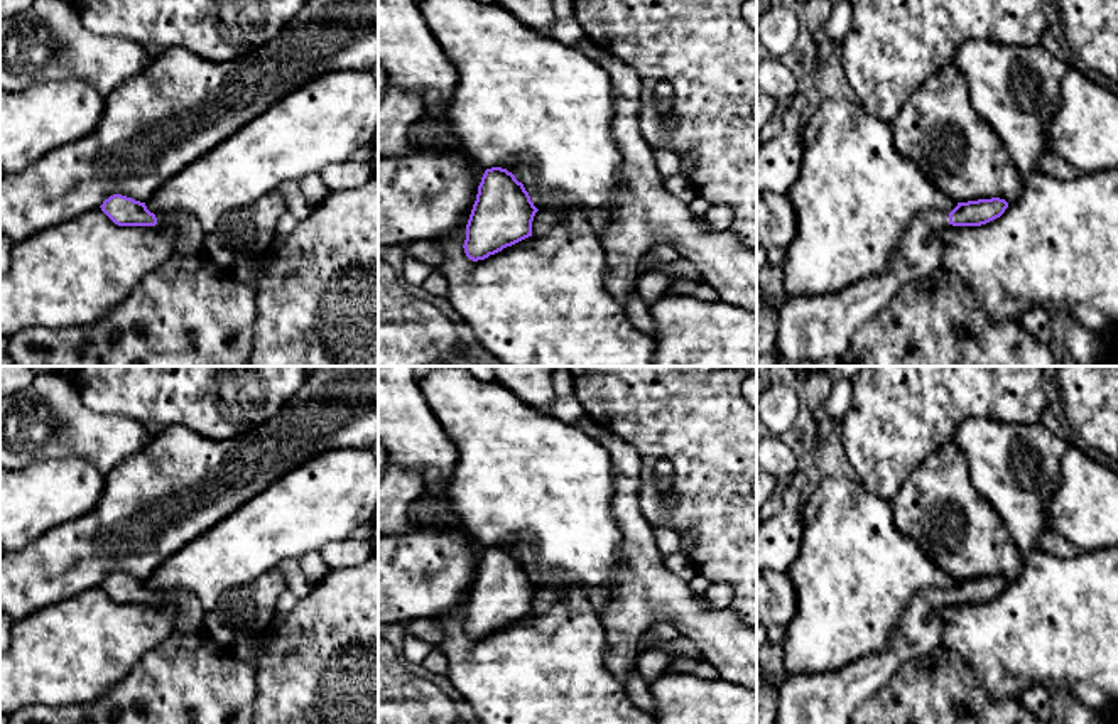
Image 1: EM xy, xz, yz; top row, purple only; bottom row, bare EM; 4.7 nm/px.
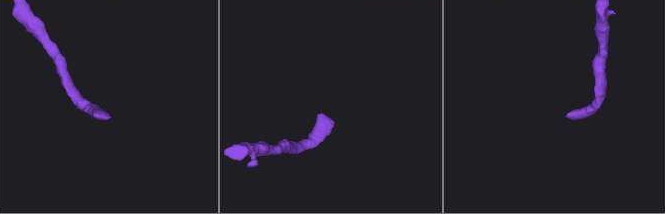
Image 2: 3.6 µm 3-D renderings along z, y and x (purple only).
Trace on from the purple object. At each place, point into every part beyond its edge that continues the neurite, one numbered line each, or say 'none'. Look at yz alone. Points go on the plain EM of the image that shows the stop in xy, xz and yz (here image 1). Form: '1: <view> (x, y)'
1: yz (830, 697)

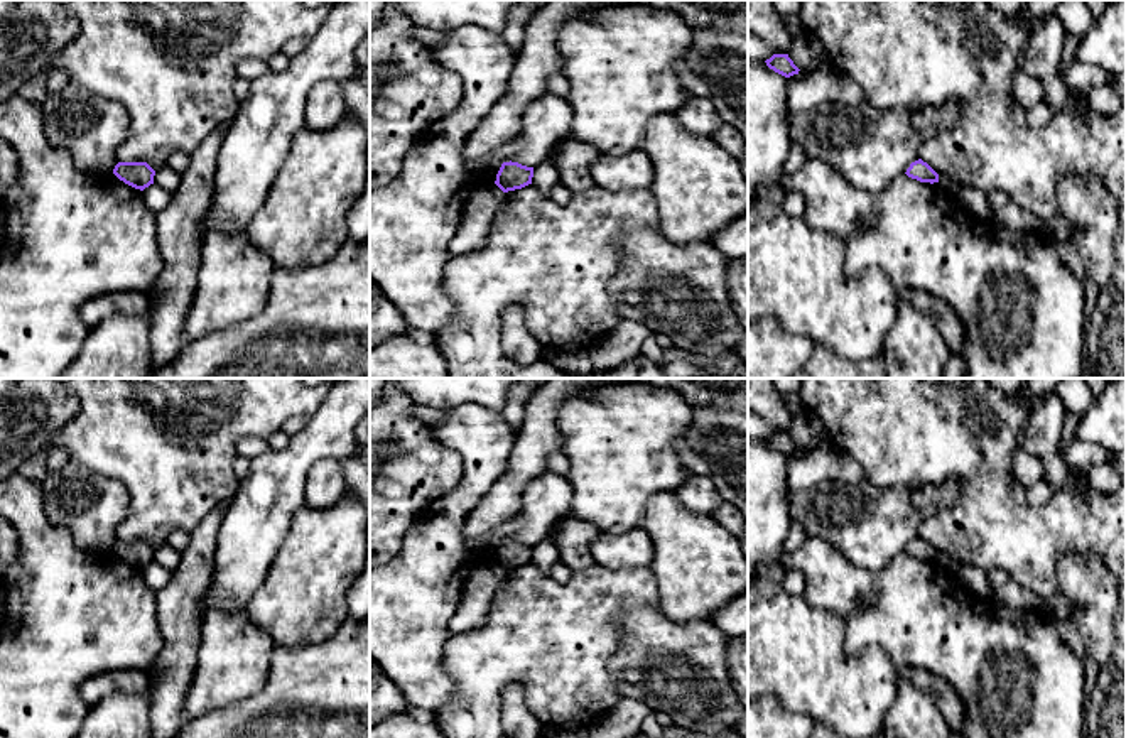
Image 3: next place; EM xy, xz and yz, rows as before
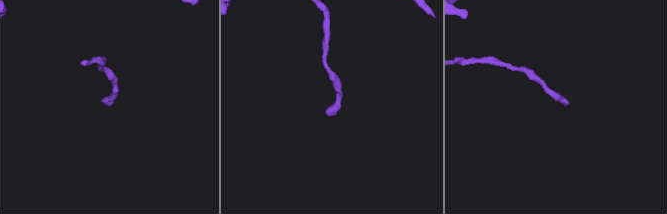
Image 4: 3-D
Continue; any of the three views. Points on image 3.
none

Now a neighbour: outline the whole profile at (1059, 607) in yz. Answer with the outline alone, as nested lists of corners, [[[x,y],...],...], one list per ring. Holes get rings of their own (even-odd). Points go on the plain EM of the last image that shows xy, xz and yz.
[[[1058,591],[1052,598],[1045,600],[1045,605],[1048,608],[1050,616],[1053,616],[1057,621],[1070,621],[1074,615],[1074,608],[1067,596]]]

